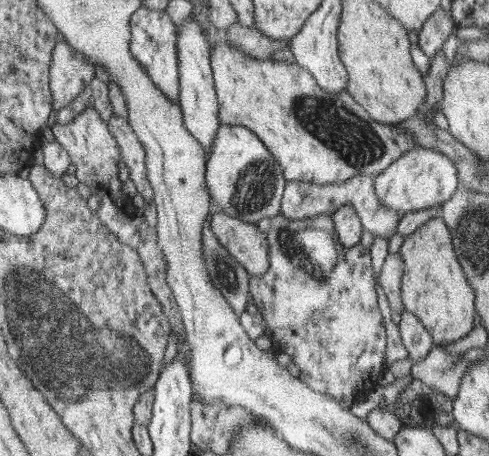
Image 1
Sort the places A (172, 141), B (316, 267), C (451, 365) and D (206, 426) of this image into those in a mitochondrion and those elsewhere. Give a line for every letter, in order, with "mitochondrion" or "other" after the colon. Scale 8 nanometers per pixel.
A: other
B: mitochondrion
C: mitochondrion
D: other

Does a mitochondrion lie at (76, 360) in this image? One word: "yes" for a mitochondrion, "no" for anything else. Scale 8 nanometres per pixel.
yes

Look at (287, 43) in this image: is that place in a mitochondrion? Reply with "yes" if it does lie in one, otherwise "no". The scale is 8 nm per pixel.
no

